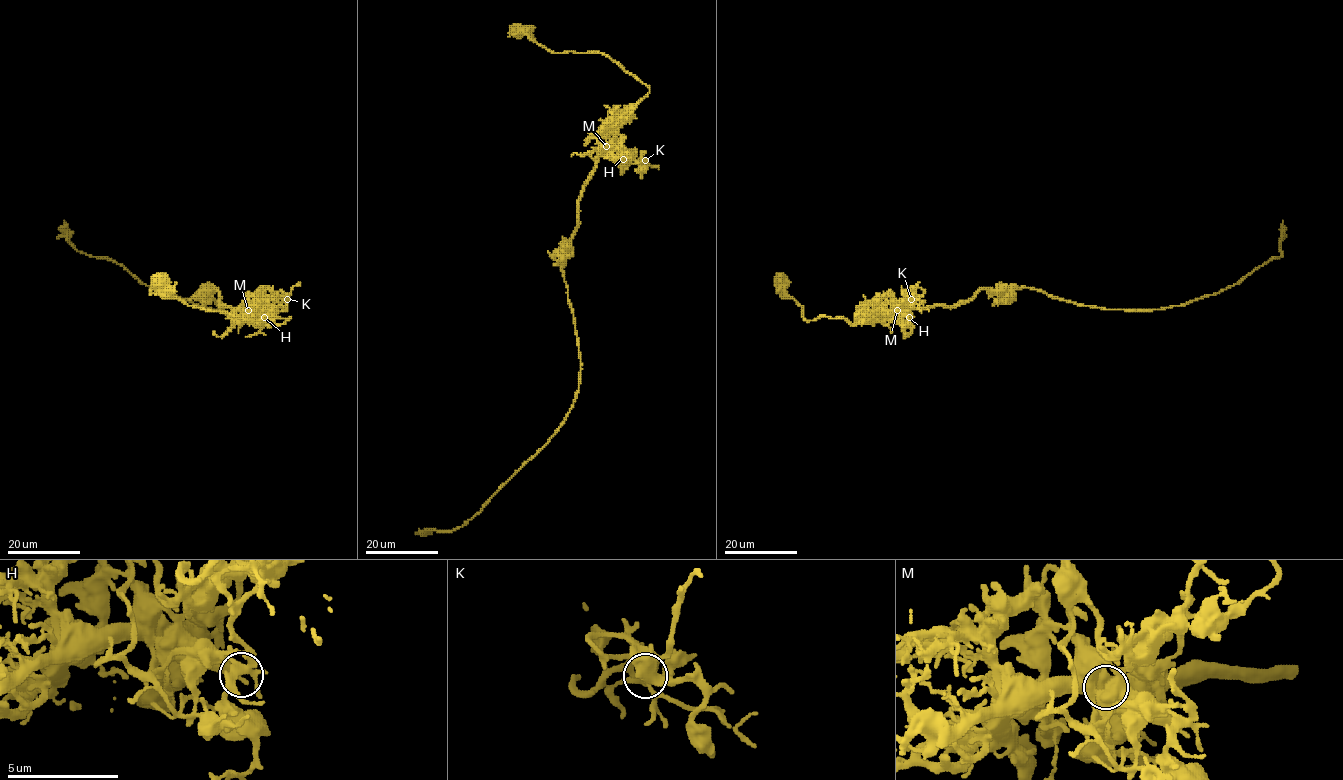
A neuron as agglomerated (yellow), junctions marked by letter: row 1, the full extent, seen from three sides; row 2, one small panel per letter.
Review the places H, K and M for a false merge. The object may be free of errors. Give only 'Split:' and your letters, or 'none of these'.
Split: M

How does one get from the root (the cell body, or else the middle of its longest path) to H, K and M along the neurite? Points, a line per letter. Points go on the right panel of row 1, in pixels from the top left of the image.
H: (781, 281), (807, 321), (845, 318), (860, 324), (889, 312), (909, 317)
K: (781, 281), (807, 321), (845, 318), (860, 324), (891, 299), (897, 303), (911, 299)
M: (781, 281), (784, 291), (803, 307), (807, 321), (845, 318), (860, 324), (896, 311)

